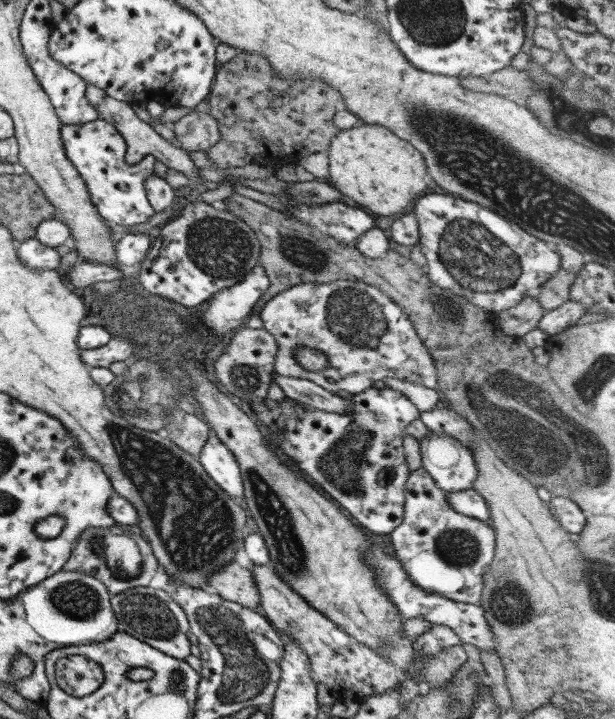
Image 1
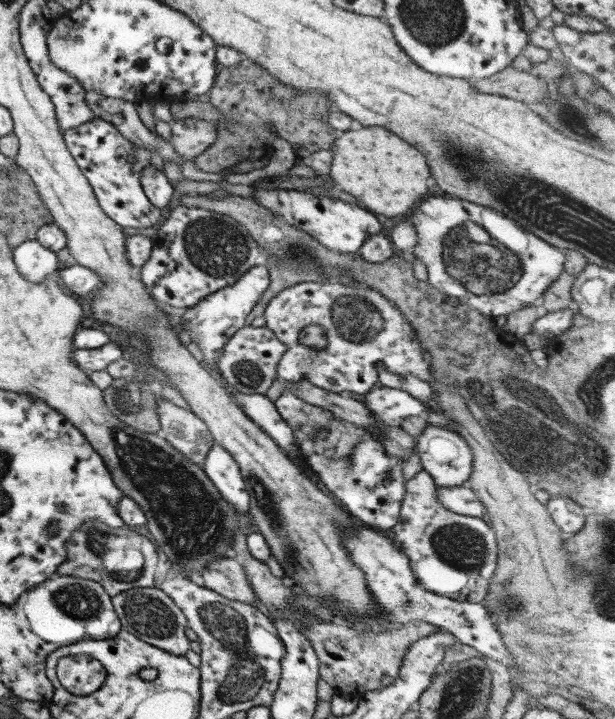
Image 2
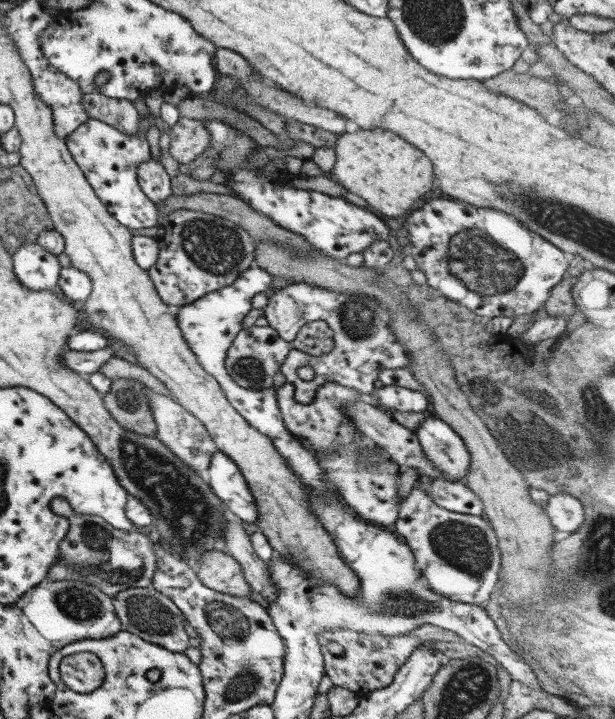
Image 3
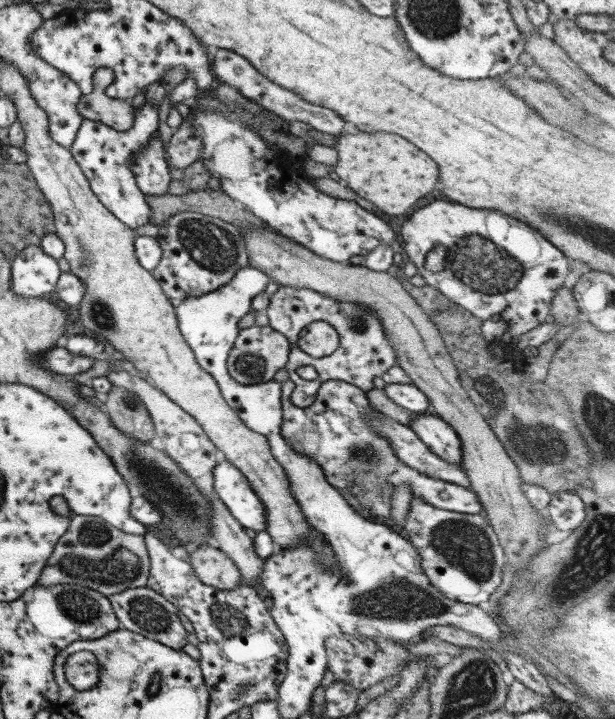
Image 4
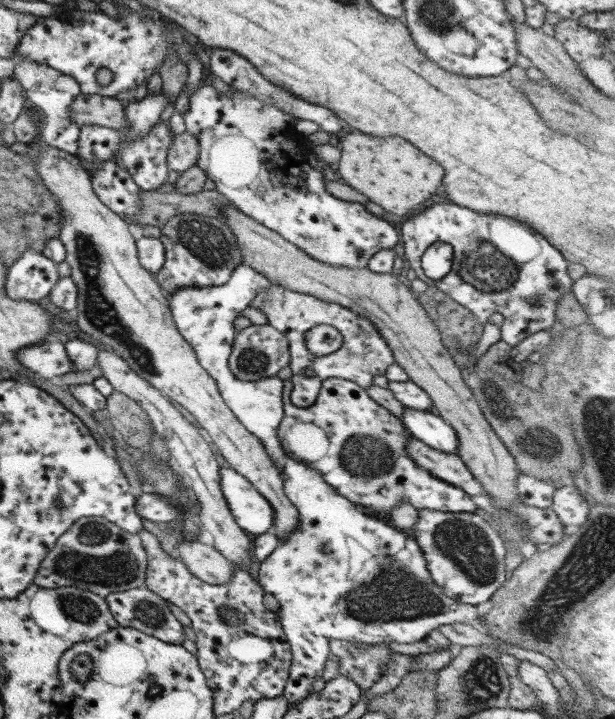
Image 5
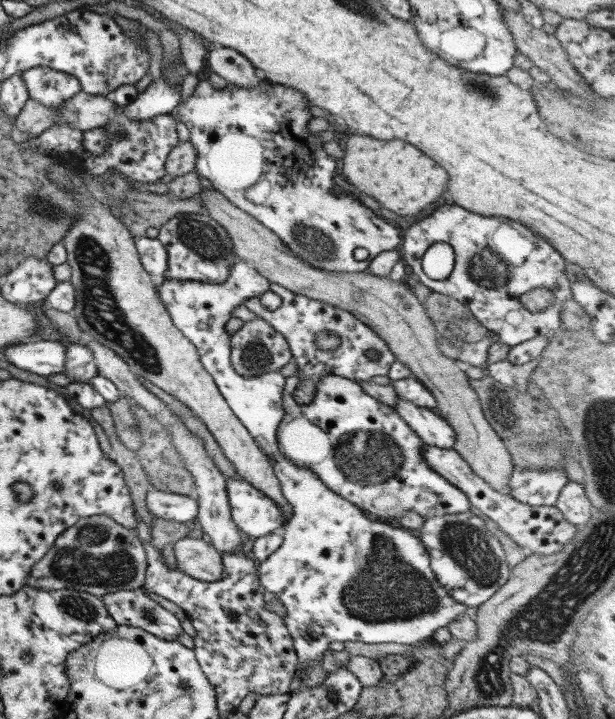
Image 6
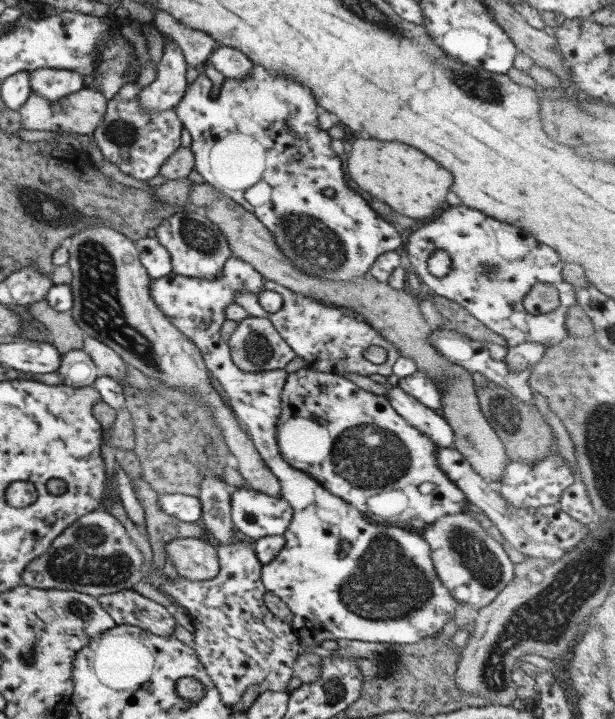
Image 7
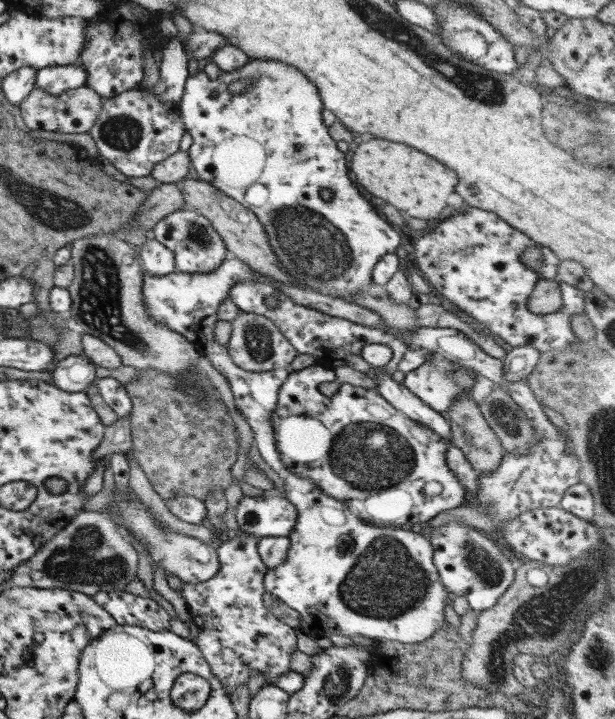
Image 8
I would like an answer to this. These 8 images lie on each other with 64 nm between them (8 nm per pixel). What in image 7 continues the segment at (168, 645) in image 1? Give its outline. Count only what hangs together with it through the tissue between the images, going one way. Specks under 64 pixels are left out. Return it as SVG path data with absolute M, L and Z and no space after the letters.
M133 589L97 597L117 625L140 627L158 636L172 635L176 621L172 610L140 596Z

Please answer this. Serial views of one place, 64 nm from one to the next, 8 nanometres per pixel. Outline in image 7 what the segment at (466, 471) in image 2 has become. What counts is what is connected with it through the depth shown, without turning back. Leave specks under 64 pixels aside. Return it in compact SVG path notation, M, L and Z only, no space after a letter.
M385 384L385 396L400 416L403 416L415 429L432 439L438 448L454 448L455 433L447 420L434 409L424 406L411 394L400 387Z

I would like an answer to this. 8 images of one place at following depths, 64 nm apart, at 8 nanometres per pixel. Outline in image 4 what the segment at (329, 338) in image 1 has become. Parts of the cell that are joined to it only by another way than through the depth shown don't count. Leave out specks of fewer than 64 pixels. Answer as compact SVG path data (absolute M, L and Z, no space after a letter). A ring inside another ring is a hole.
M281 286L270 297L267 315L269 325L290 341L291 351L284 369L288 370L291 381L295 384L291 394L294 406L300 408L310 406L315 401L321 384L327 380L343 380L367 393L374 388L372 382L374 378L381 377L389 368L398 365L397 352L389 341L381 321L365 303L340 302L309 288ZM319 320L327 322L338 331L340 344L332 354L314 358L299 347L298 337L305 326ZM300 366L314 366L318 372L318 378L315 380L302 379L296 373Z

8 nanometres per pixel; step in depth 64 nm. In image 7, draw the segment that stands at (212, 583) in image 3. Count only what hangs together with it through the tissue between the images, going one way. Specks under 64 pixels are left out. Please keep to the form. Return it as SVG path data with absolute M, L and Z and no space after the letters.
M174 539L165 544L165 556L169 556L179 576L190 581L209 581L219 573L219 556L216 544L209 539Z

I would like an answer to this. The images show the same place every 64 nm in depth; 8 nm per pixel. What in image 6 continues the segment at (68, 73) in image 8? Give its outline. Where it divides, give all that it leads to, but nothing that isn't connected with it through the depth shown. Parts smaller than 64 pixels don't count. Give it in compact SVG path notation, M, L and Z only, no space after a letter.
M34 67L18 72L27 86L30 98L44 108L60 110L69 98L81 91L79 78L48 67Z

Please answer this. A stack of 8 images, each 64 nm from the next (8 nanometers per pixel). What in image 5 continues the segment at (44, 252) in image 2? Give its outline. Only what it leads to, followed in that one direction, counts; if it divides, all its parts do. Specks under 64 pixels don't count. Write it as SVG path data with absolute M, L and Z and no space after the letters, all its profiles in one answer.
M26 251L8 268L5 291L12 300L39 301L51 294L59 279L56 262Z

